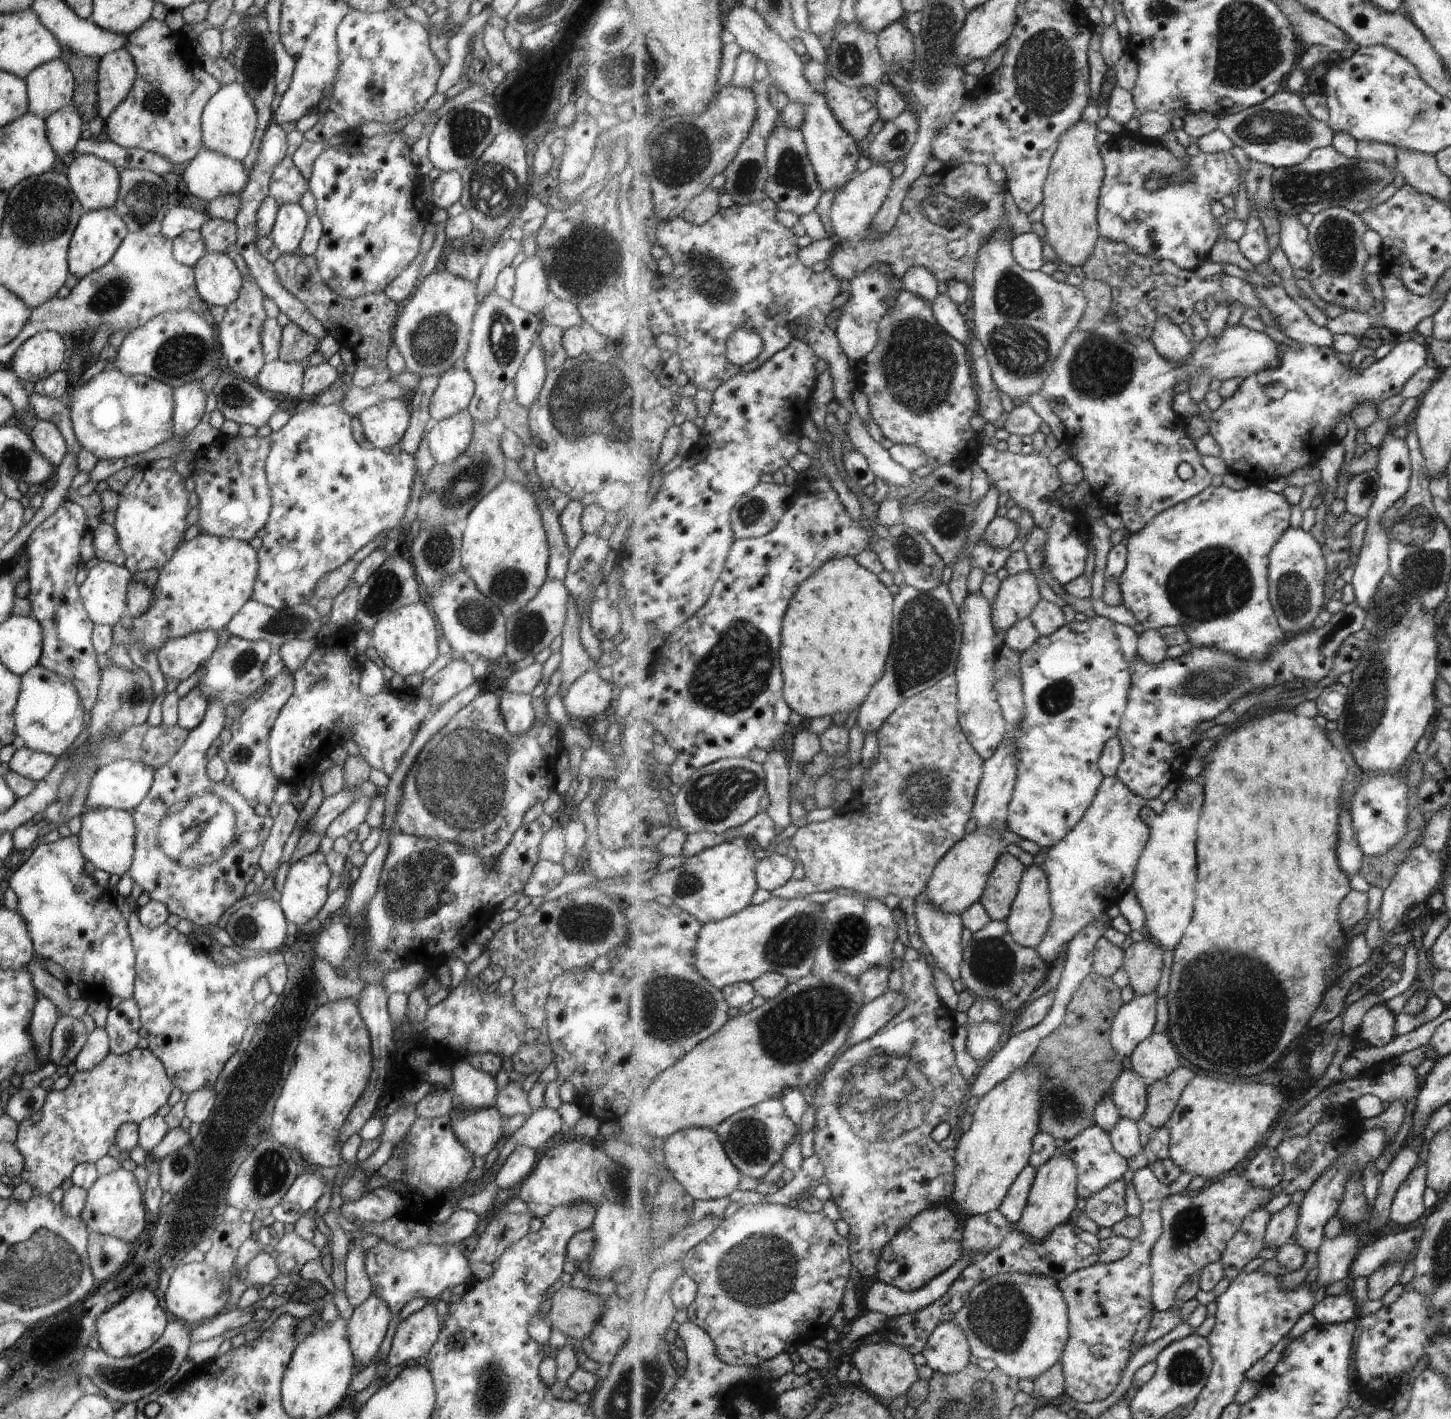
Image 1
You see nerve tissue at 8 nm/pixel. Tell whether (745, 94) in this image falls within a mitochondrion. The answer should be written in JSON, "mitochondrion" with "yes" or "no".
{"mitochondrion":"no"}

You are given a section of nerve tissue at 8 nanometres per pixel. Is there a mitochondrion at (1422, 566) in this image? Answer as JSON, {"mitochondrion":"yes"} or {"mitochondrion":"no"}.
{"mitochondrion":"yes"}

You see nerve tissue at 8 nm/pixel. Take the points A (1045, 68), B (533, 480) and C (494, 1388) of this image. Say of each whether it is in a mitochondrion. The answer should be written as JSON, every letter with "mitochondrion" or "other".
{"A":"mitochondrion","B":"other","C":"mitochondrion"}

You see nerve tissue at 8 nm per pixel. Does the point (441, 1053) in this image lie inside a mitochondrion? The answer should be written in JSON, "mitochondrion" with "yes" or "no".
{"mitochondrion":"no"}

